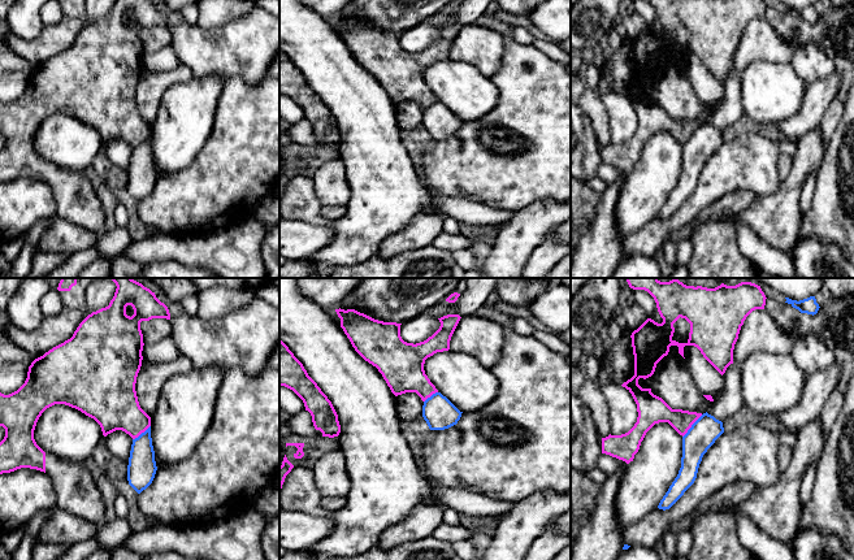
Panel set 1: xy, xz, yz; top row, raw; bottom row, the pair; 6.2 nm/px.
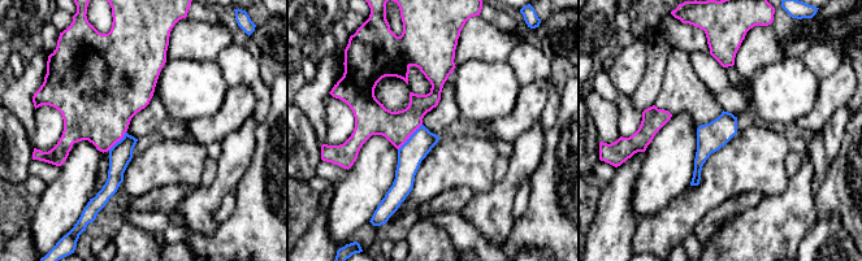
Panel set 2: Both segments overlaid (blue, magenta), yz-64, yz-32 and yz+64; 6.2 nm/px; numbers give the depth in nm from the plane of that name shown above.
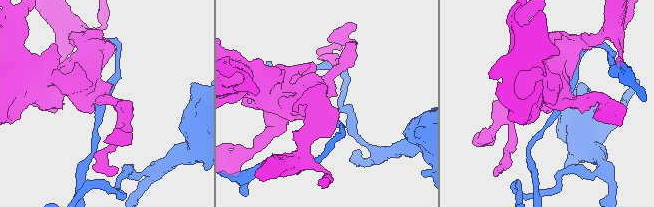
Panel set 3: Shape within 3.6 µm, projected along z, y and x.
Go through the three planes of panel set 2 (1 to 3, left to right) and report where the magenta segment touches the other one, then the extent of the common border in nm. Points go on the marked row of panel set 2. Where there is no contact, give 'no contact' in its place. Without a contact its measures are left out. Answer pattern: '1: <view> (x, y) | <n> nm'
1: yz-64 (117, 142) | 160 nm
2: yz-32 (410, 136) | 220 nm
3: no contact

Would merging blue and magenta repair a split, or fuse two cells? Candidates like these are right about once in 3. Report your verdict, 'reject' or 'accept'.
reject

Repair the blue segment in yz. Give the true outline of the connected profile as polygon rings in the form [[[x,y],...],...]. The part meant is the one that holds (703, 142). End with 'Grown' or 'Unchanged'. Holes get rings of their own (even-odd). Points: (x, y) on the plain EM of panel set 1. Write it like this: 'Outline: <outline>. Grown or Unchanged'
Outline: [[[707,121],[692,134],[682,146],[681,177],[660,209],[659,218],[669,218],[694,192],[703,164],[723,142],[723,131]]]. Unchanged

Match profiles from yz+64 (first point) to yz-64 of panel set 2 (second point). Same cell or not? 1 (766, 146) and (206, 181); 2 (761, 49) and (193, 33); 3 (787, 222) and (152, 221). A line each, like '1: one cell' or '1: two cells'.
1: two cells
2: one cell
3: two cells

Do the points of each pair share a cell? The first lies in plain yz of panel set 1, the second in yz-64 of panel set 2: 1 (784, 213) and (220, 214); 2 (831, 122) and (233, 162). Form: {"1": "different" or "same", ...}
{"1": "different", "2": "different"}

